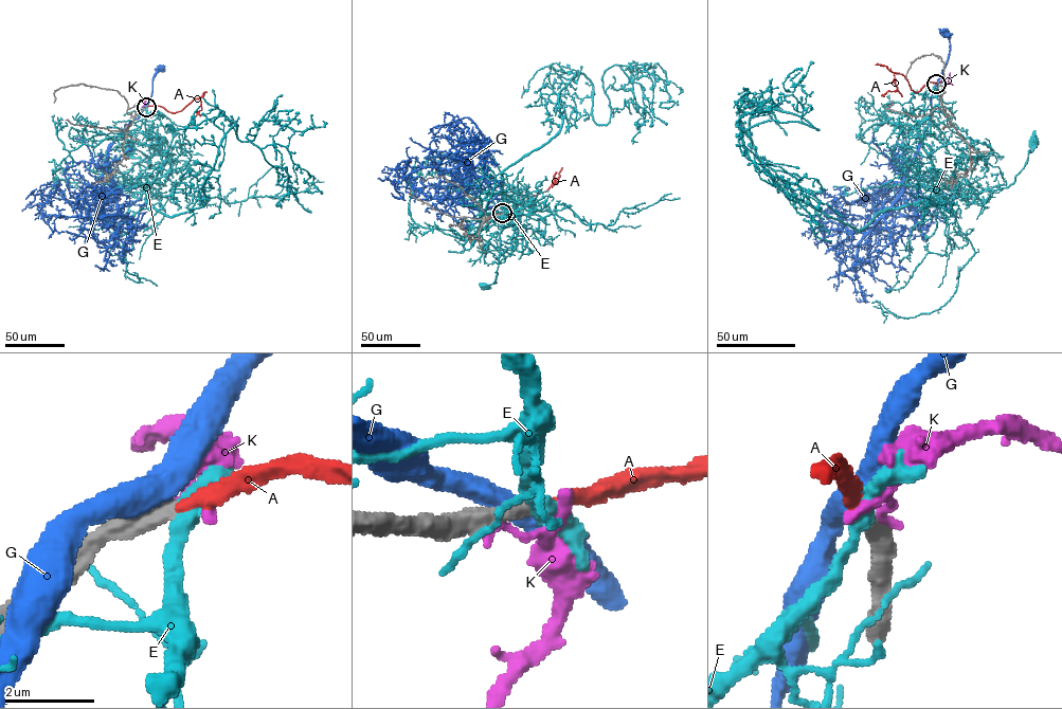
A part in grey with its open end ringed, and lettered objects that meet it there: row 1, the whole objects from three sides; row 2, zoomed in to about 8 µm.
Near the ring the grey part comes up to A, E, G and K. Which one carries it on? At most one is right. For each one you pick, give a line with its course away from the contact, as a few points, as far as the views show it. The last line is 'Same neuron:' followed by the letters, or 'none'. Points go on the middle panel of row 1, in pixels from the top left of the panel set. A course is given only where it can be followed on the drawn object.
A: via (502, 213), (545, 191), (556, 181), (557, 183), (554, 181), (556, 171)
Same neuron: A

